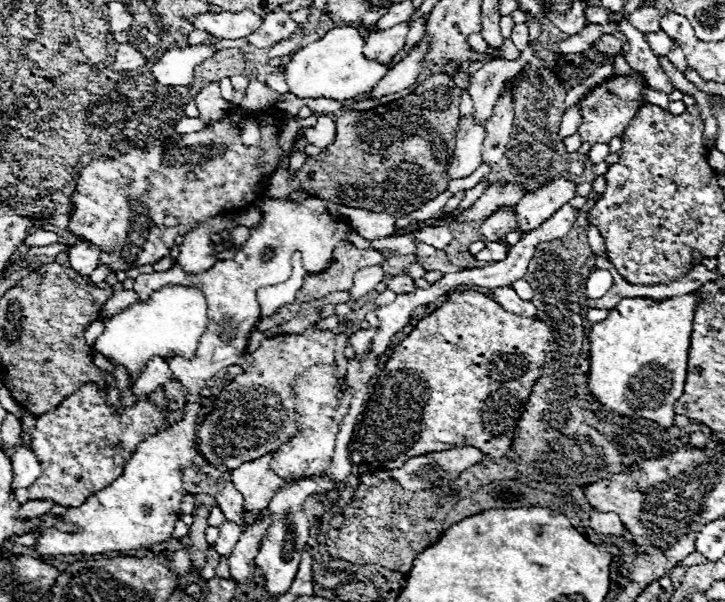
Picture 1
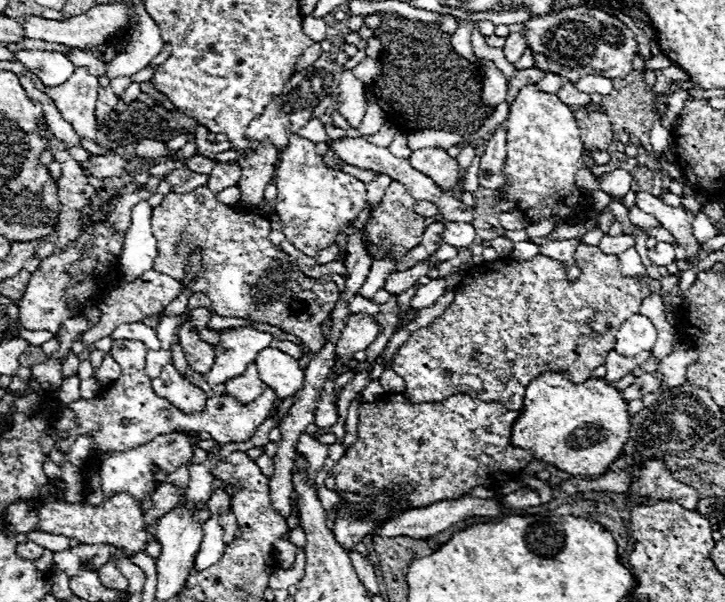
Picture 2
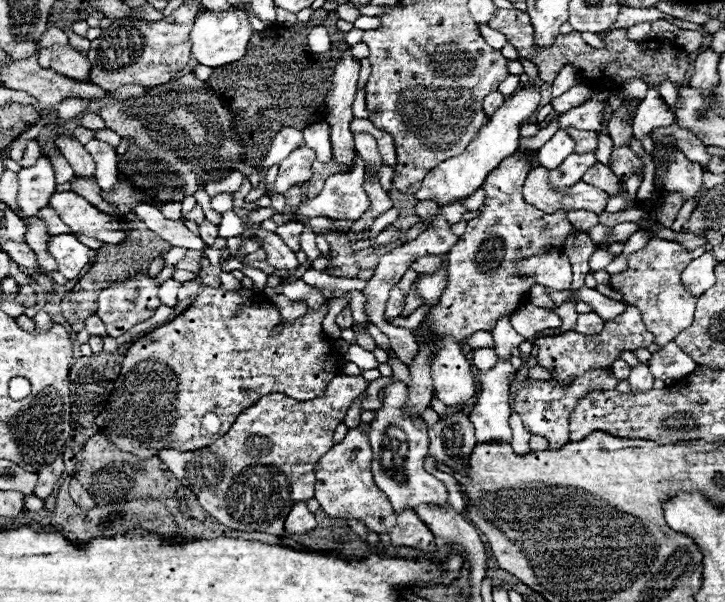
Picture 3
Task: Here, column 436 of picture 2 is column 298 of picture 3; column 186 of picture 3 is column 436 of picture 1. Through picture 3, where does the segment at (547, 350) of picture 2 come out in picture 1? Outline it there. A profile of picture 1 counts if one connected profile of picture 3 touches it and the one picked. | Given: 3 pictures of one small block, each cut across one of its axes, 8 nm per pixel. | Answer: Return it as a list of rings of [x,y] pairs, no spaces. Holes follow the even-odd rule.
[[[478,290],[452,292],[440,308],[422,318],[416,328],[394,346],[352,436],[350,460],[376,470],[392,470],[418,454],[450,450],[454,446],[474,446],[490,458],[506,456],[512,448],[514,430],[526,410],[532,386],[542,374],[550,340],[550,326],[538,318],[506,312]]]

